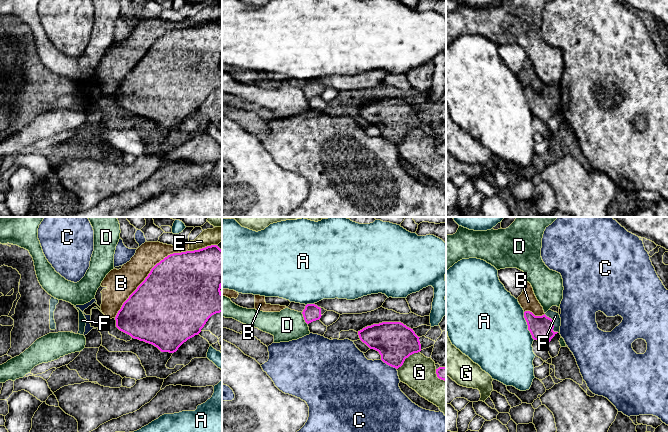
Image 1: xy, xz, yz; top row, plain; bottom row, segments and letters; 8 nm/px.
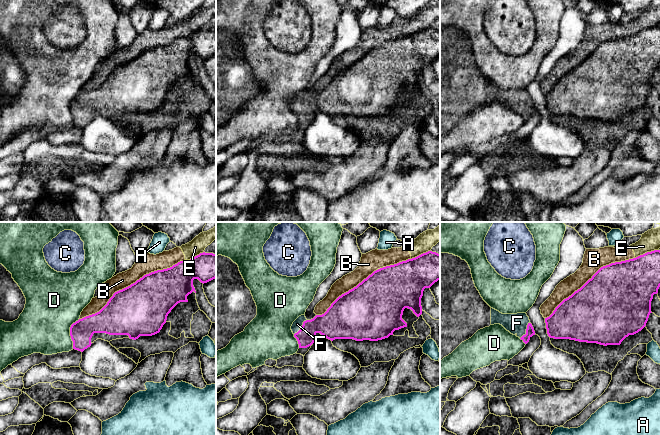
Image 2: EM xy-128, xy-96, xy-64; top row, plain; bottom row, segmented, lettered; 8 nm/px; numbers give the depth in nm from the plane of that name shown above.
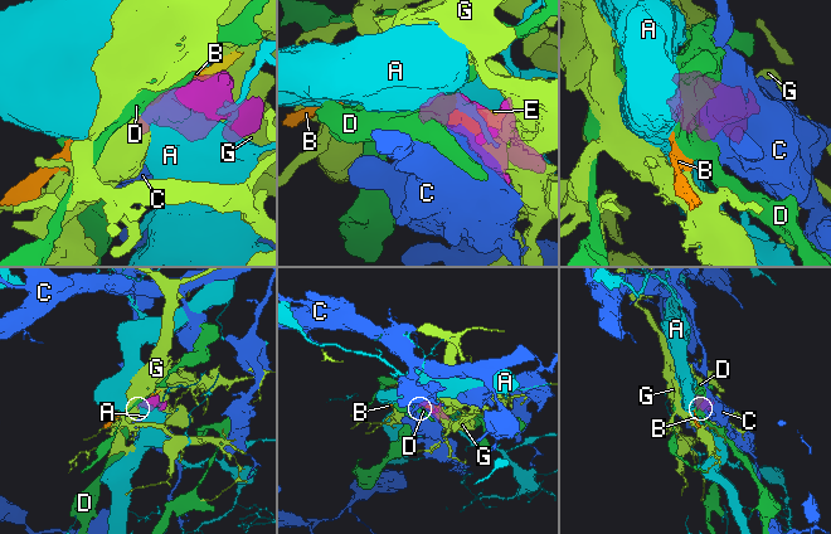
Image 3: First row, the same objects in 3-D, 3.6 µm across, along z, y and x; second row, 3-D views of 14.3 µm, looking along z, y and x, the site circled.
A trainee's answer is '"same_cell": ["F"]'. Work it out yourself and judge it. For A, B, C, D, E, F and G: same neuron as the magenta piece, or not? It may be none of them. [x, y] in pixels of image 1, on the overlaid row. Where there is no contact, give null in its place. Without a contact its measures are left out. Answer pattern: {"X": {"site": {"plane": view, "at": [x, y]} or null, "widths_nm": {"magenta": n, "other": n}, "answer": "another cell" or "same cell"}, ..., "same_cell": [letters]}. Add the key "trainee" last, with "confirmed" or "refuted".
{"A": {"site": {"plane": "yz", "at": [528, 326]}, "widths_nm": {"magenta": 190, "other": 480}, "answer": "another cell"}, "B": {"site": {"plane": "xy", "at": [148, 275]}, "widths_nm": {"magenta": 500, "other": 220}, "answer": "another cell"}, "C": {"site": {"plane": "xz", "at": [389, 365]}, "widths_nm": {"magenta": 320, "other": 460}, "answer": "another cell"}, "D": {"site": {"plane": "xz", "at": [304, 318]}, "widths_nm": {"magenta": 140, "other": 260}, "answer": "another cell"}, "E": {"site": {"plane": "xy", "at": [192, 251]}, "widths_nm": {"magenta": 500, "other": 130}, "answer": "another cell"}, "F": {"site": {"plane": "yz", "at": [553, 324]}, "widths_nm": {"magenta": 190, "other": 70}, "answer": "same cell"}, "G": {"site": {"plane": "xz", "at": [407, 357]}, "widths_nm": {"magenta": 320, "other": 280}, "answer": "another cell"}, "same_cell": ["F"], "trainee": "confirmed"}

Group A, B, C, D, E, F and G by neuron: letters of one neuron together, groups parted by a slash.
A / B E / C / D / F / G

